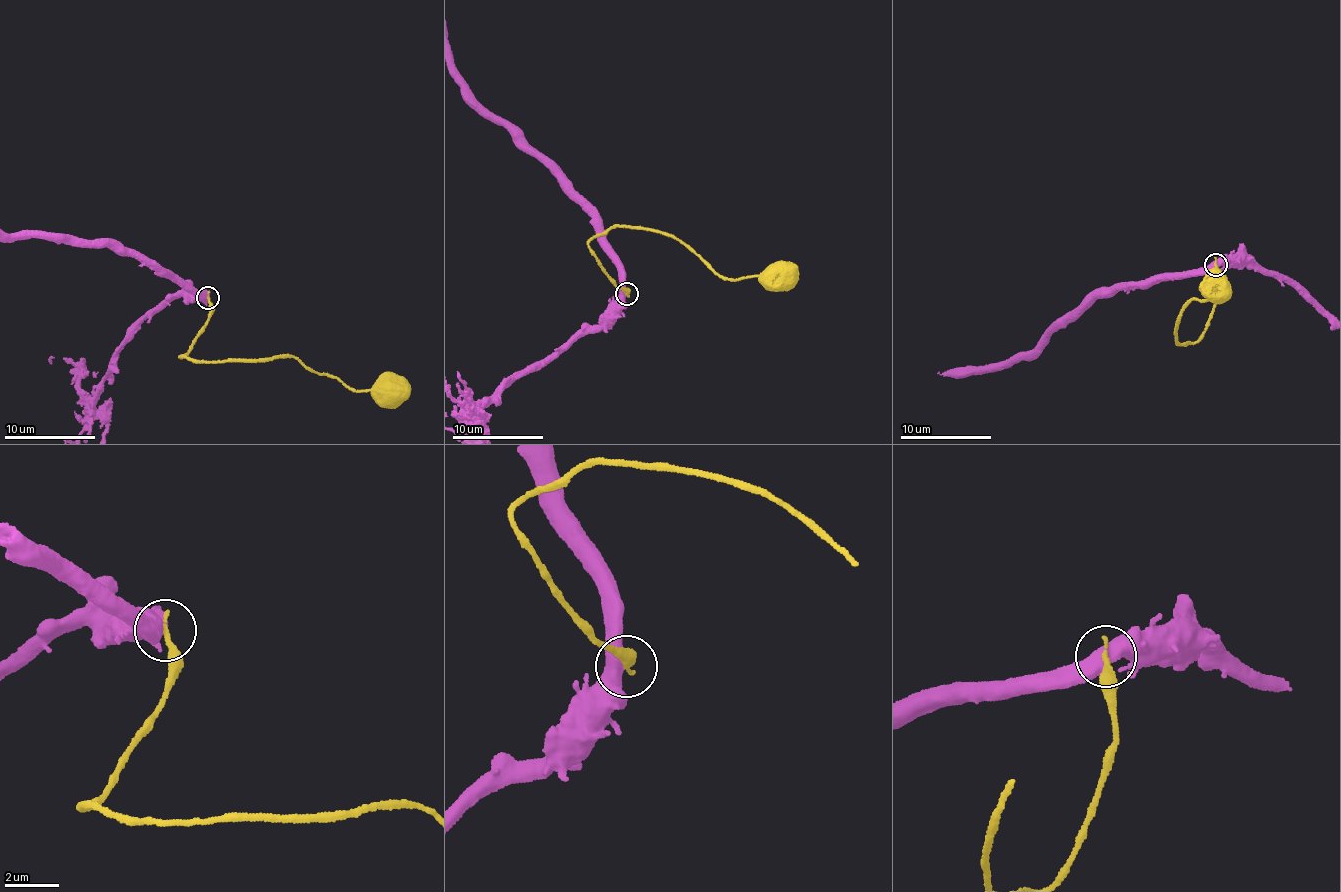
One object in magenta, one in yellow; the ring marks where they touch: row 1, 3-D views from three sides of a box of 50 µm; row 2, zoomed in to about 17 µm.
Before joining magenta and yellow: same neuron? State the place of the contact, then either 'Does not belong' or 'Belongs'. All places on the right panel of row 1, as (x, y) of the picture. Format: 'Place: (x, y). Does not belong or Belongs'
Place: (1216, 264). Does not belong

